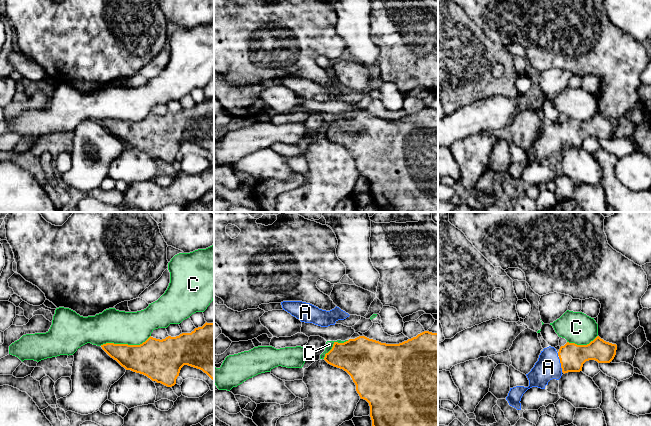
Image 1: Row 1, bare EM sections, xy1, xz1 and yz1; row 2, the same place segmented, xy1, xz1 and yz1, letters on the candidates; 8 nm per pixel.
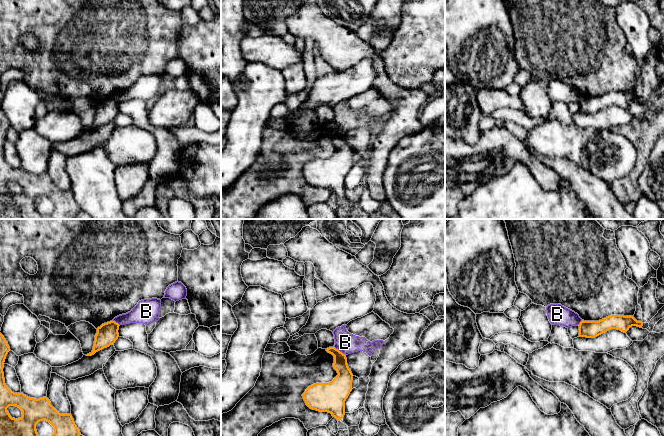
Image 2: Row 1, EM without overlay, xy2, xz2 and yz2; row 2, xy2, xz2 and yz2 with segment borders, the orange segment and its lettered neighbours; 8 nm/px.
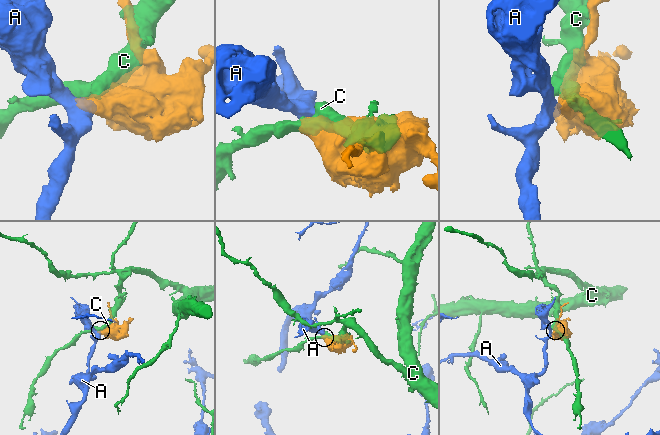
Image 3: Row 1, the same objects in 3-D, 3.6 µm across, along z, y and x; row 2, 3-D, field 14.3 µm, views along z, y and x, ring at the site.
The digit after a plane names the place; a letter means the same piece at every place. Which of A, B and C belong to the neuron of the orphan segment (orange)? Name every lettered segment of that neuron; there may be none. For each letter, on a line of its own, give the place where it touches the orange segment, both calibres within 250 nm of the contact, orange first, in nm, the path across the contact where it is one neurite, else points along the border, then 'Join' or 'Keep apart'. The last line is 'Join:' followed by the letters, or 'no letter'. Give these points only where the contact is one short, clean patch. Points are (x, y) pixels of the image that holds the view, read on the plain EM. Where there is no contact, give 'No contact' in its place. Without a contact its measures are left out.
A: Touches orange at yz1 (561, 140). Thickness 200 nm (orange) against 200 nm. Path across: yz1 (572, 133), (561, 140), (548, 143). Join
B: Touches orange at xz2 (339, 127). Thickness 150 nm (orange) against 170 nm. Boundary: xz2 (334, 122), (345, 131). Keep apart
C: Touches orange at xy1 (125, 120). Thickness 300 nm (orange) against 280 nm. Keep apart
Join: A

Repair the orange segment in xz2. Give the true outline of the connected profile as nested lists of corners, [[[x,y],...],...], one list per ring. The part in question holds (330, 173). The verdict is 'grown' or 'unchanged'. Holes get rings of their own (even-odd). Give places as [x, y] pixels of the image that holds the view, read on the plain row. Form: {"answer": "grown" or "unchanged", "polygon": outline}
{"answer": "unchanged", "polygon": [[[329,123],[326,127],[334,132],[333,143],[338,151],[329,159],[309,162],[302,172],[310,185],[331,189],[340,196],[345,191],[345,177],[352,167],[353,150],[345,130],[335,123]]]}

